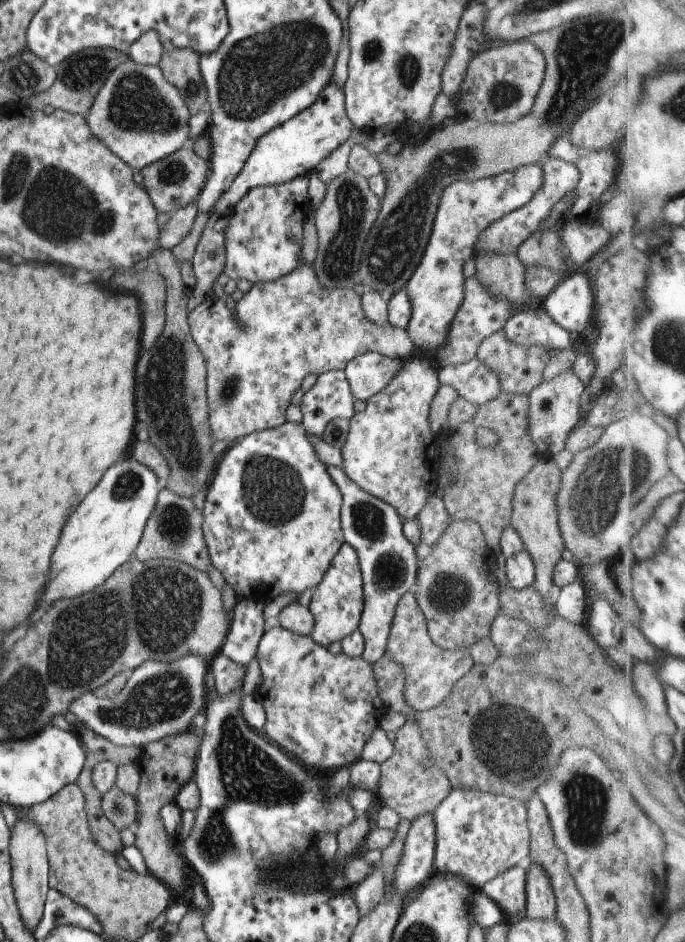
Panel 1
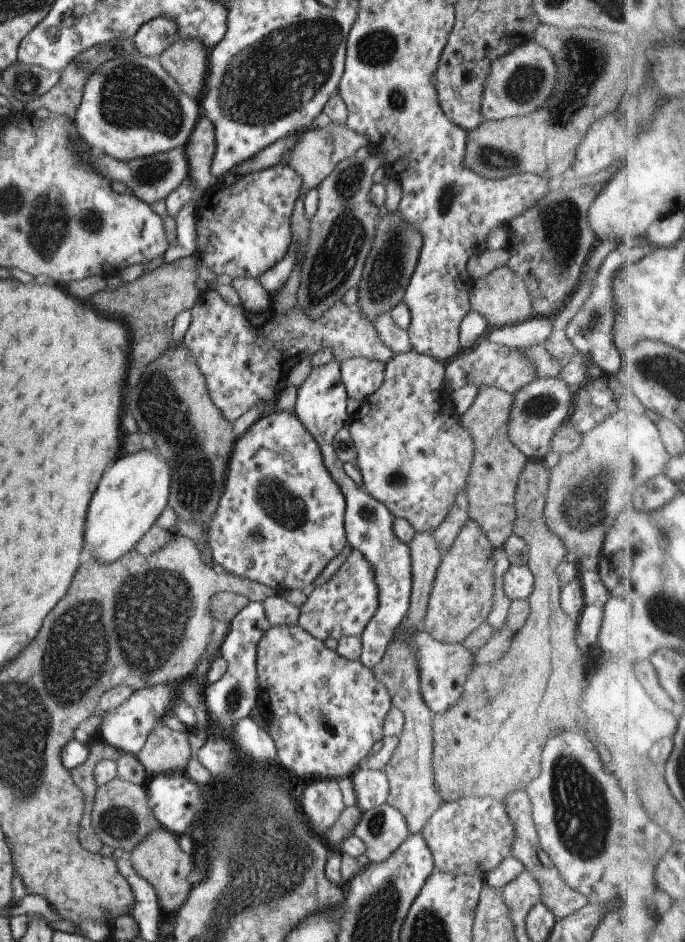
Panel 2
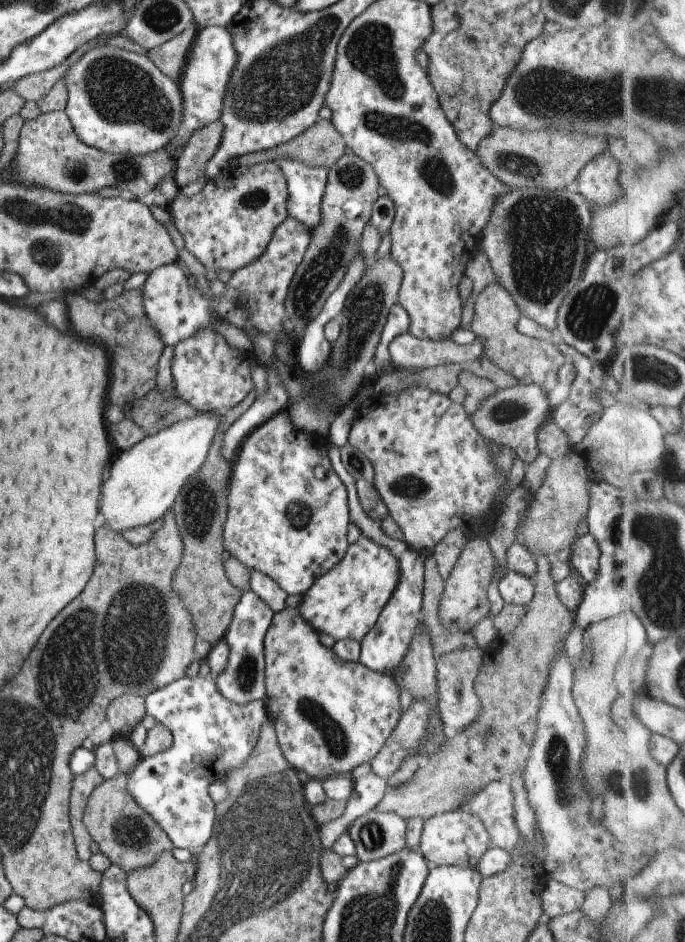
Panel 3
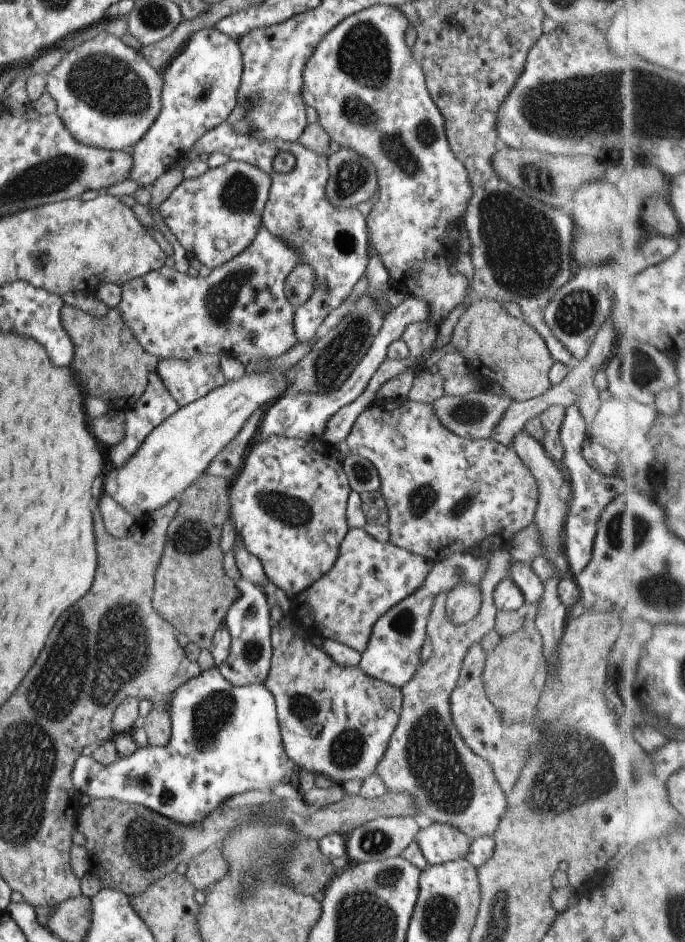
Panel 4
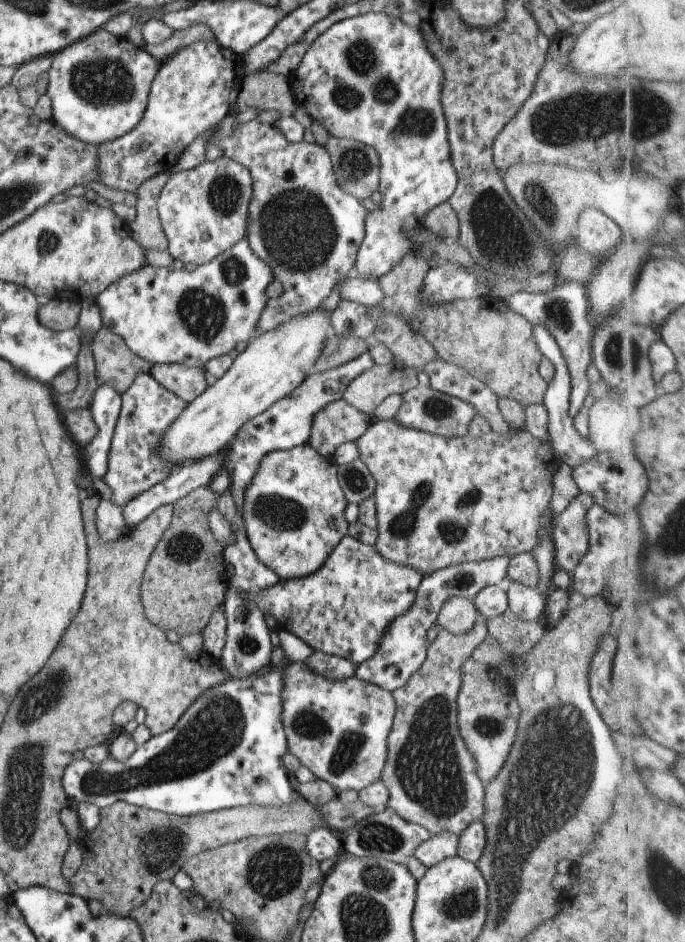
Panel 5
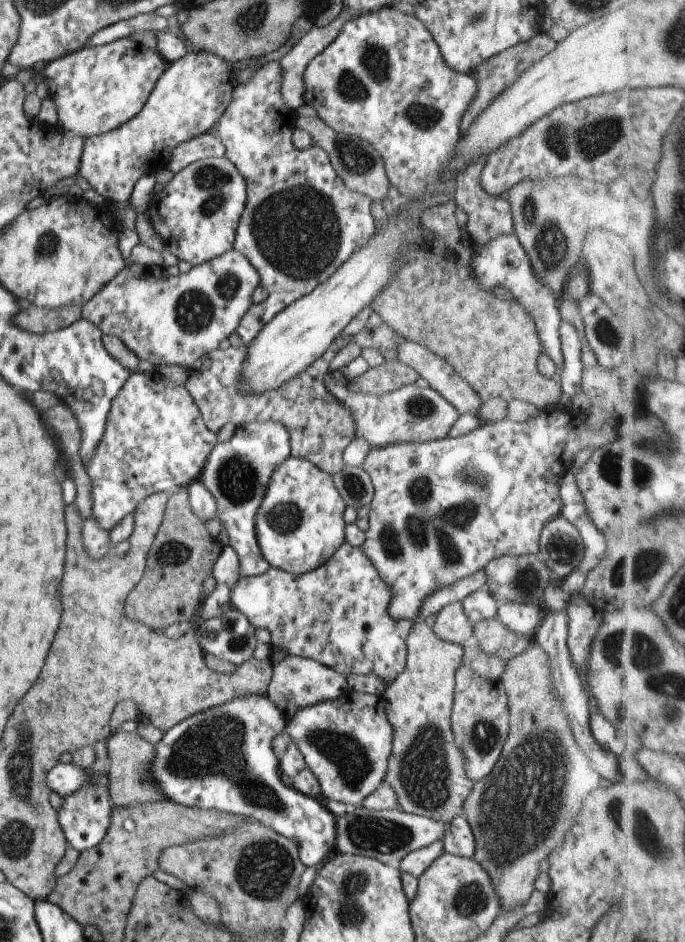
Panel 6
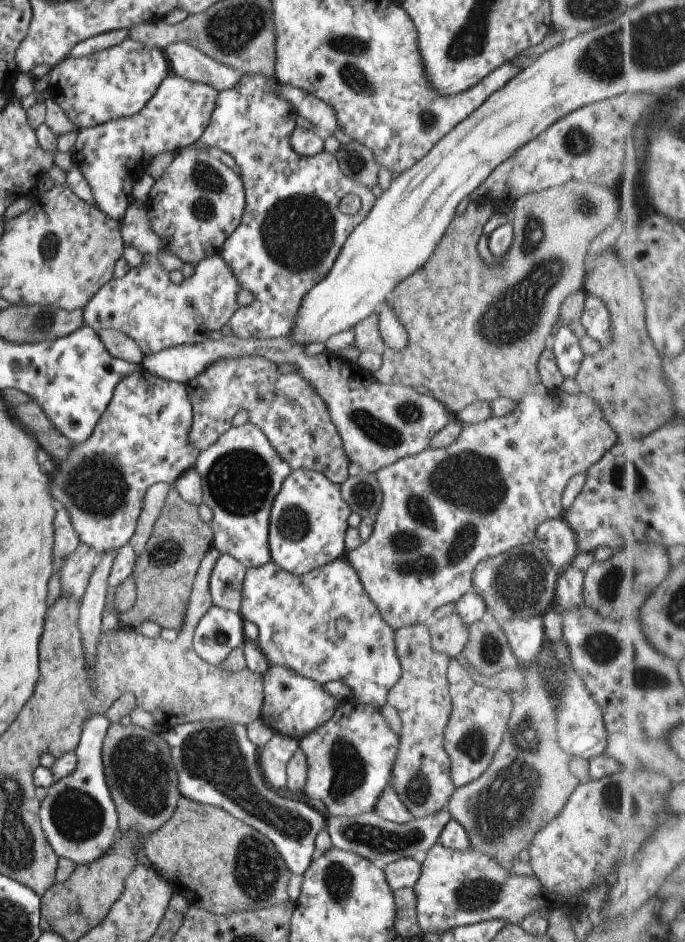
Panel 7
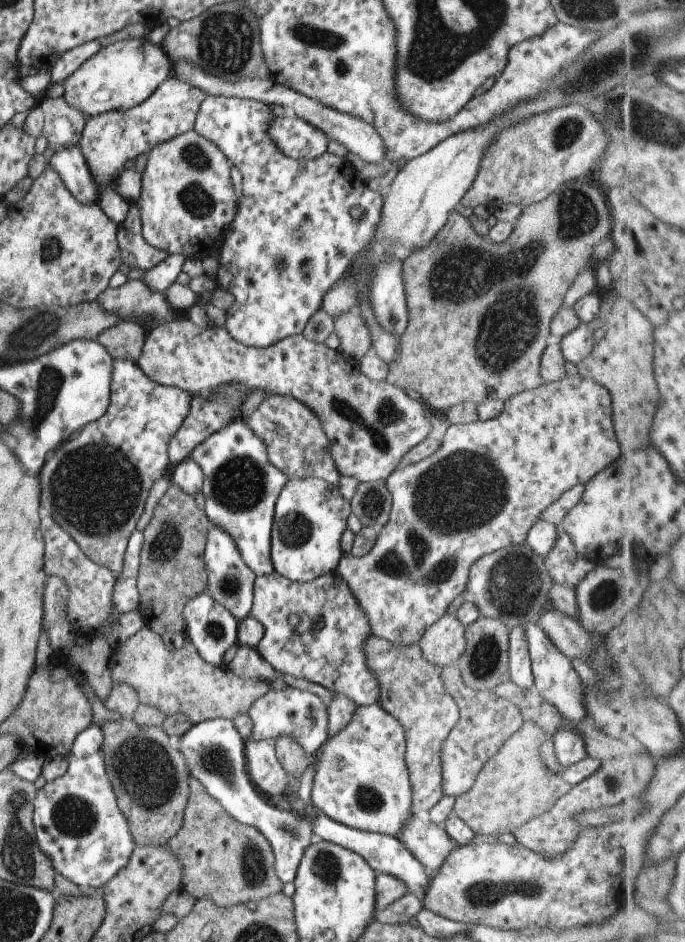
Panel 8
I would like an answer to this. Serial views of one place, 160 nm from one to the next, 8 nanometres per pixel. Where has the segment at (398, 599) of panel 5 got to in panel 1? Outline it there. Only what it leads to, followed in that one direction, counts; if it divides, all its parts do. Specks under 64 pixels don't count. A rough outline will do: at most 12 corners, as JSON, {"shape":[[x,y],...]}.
{"shape":[[344,542],[313,590],[322,647],[358,628],[362,580]]}

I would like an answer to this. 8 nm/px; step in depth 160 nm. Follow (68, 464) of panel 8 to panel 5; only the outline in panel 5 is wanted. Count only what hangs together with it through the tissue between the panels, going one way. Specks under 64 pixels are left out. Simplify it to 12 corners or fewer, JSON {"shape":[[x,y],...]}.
{"shape":[[149,373],[120,395],[102,477],[122,509],[166,480],[157,450],[187,402]]}

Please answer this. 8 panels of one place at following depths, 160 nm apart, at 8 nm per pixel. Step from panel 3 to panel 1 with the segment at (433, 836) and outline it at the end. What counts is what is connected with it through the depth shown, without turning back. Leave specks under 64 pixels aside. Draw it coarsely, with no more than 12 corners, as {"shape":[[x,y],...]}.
{"shape":[[453,789],[432,866],[473,887],[527,858],[526,802]]}

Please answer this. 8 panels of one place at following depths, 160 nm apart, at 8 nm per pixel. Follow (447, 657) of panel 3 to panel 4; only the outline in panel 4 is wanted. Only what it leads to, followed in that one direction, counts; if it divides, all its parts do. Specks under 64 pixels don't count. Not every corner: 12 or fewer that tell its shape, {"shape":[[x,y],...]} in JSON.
{"shape":[[467,648],[448,703],[461,740],[506,795],[533,726],[506,725],[482,683],[485,652]]}

